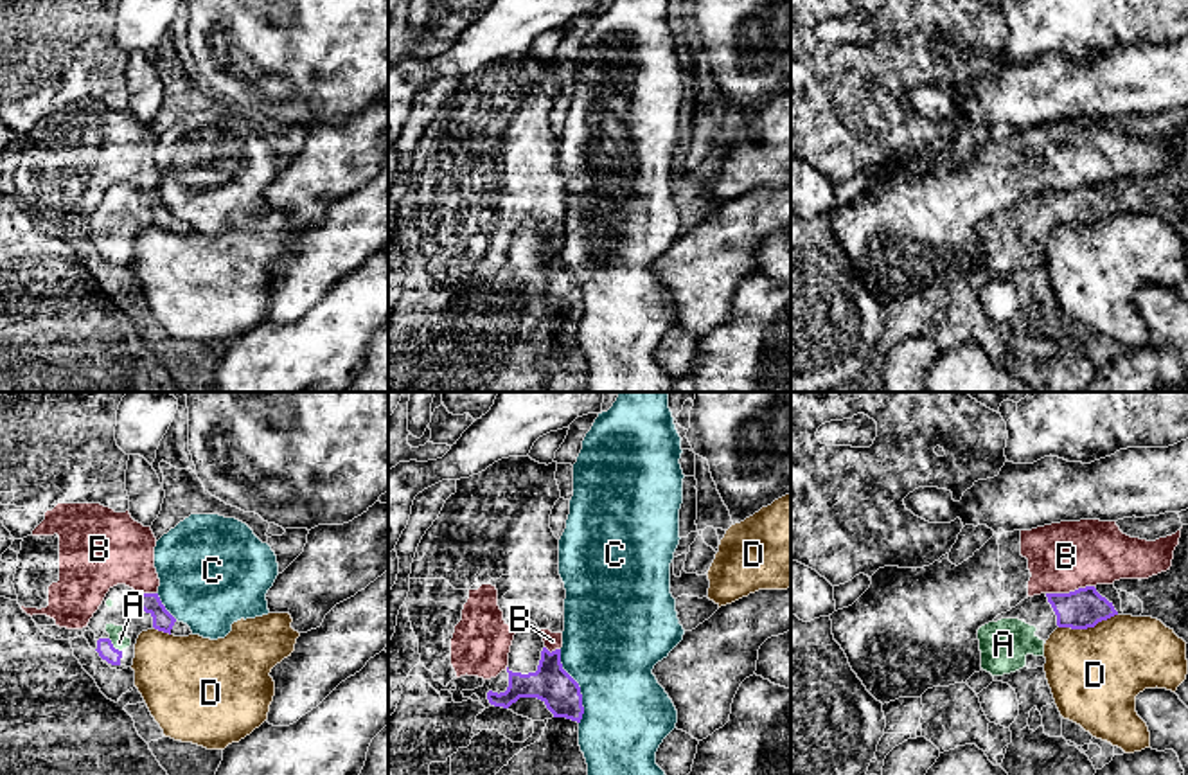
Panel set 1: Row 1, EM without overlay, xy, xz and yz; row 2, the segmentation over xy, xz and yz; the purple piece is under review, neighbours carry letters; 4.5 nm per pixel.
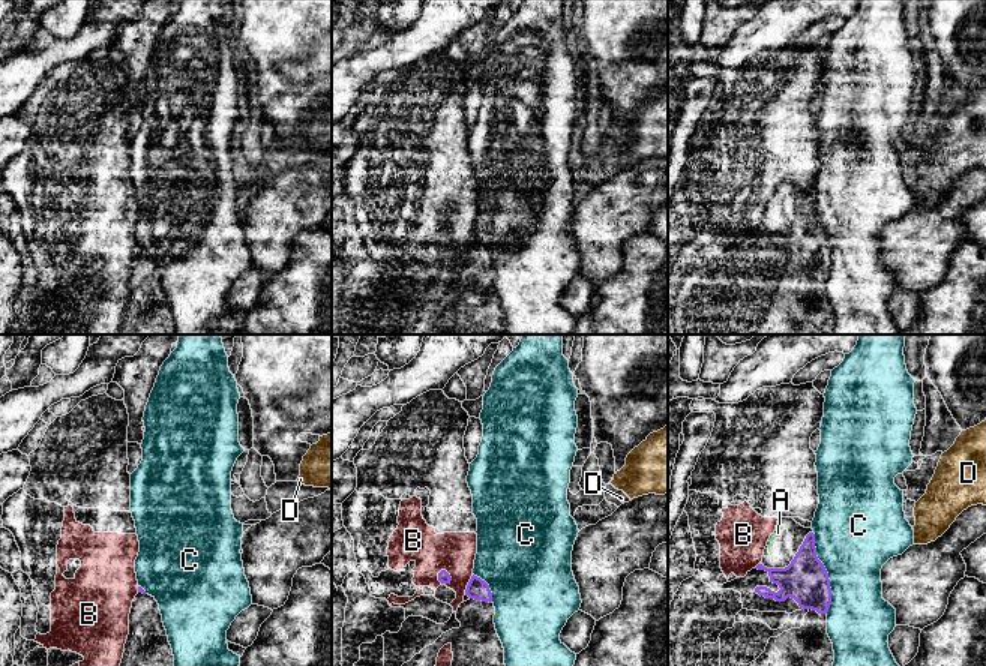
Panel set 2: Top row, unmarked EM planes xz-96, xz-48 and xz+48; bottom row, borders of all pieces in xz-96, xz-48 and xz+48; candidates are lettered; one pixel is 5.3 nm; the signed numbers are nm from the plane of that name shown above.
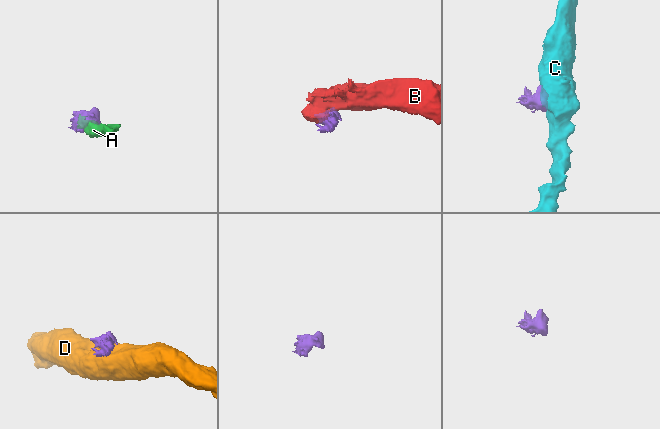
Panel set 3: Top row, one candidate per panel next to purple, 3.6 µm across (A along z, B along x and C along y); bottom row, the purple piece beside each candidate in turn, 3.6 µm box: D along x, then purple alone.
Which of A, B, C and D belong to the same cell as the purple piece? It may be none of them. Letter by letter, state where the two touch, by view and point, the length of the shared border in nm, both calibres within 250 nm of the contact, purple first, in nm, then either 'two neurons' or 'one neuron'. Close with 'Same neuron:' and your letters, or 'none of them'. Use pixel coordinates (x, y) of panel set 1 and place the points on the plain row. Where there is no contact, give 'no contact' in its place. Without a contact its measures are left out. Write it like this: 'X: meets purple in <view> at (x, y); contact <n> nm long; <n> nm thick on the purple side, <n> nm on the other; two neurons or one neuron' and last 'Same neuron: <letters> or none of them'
A: meets purple in xy at (112, 243); contact 90 nm long; 80 nm thick on the purple side, 70 nm on the other; one neuron
B: meets purple in yz at (1070, 189); contact 220 nm long; 180 nm thick on the purple side, 300 nm on the other; two neurons
C: meets purple in xz at (579, 285); contact 340 nm long; 170 nm thick on the purple side, 440 nm on the other; two neurons
D: meets purple in yz at (1088, 223); contact 280 nm long; 180 nm thick on the purple side, 420 nm on the other; two neurons
Same neuron: A

